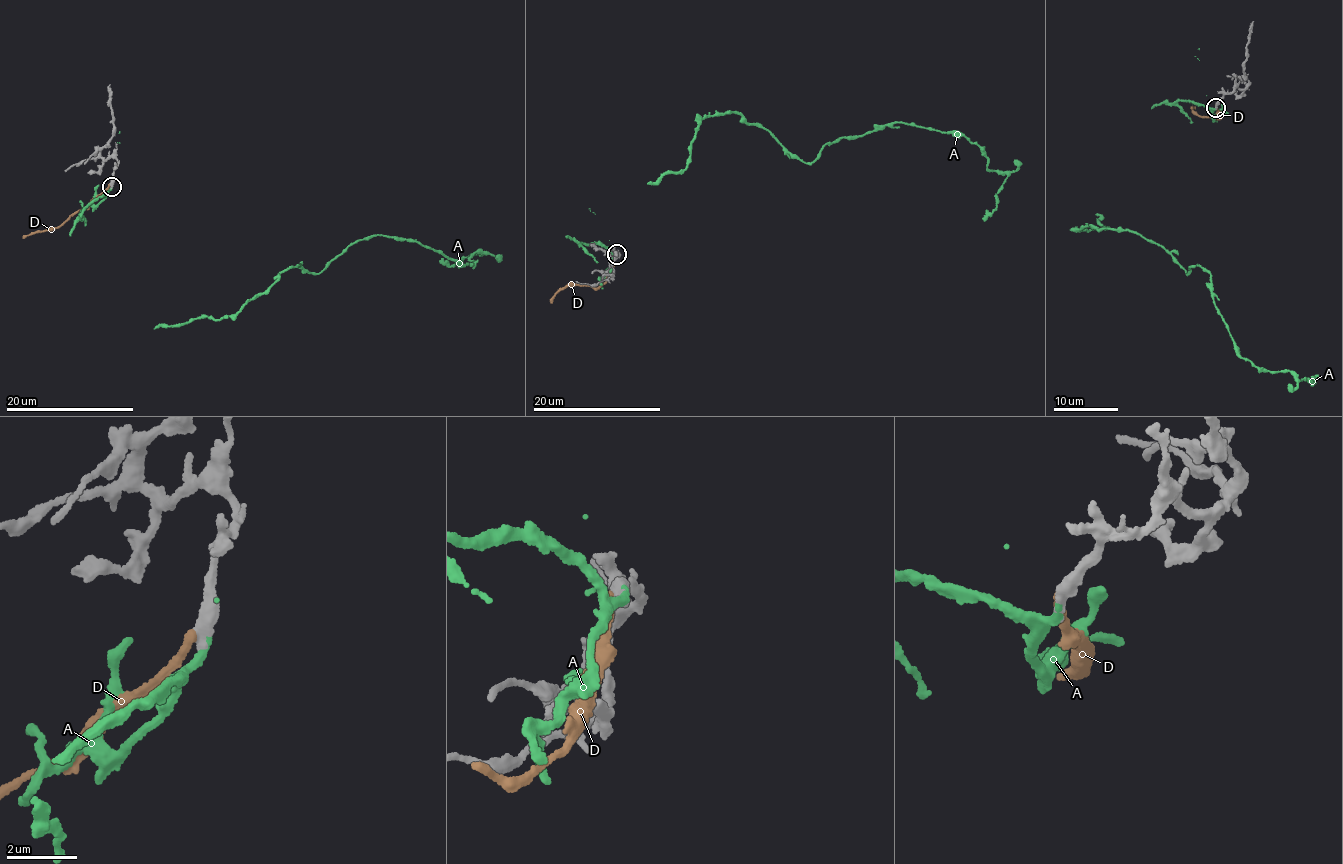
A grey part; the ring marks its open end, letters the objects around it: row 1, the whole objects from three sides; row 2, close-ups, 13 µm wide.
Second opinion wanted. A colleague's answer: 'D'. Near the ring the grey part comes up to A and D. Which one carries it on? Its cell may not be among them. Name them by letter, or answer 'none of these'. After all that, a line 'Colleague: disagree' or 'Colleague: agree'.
A
Colleague: disagree

